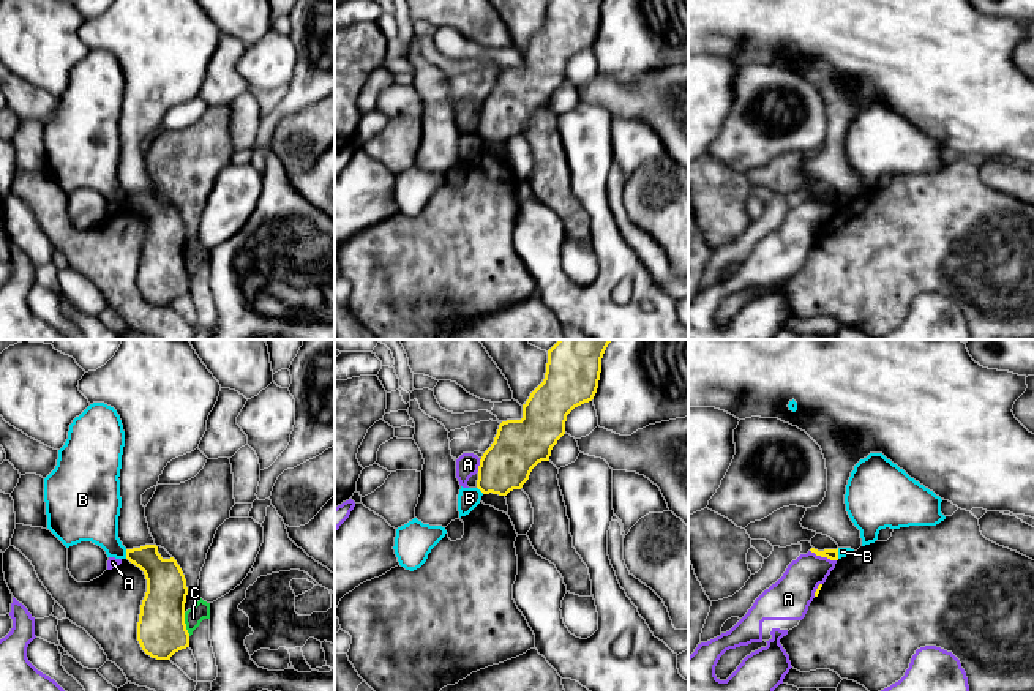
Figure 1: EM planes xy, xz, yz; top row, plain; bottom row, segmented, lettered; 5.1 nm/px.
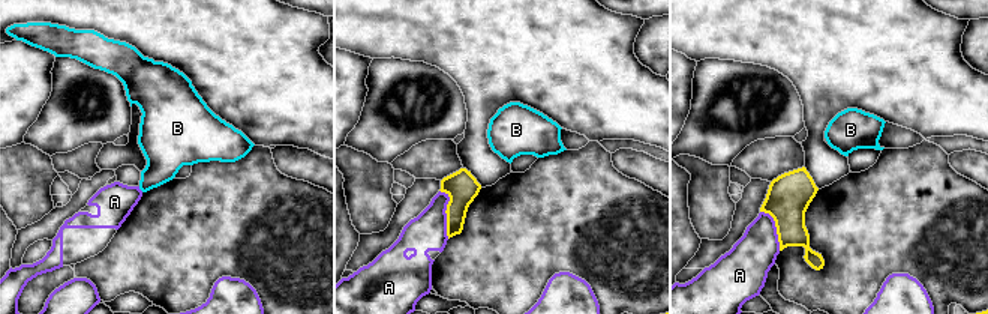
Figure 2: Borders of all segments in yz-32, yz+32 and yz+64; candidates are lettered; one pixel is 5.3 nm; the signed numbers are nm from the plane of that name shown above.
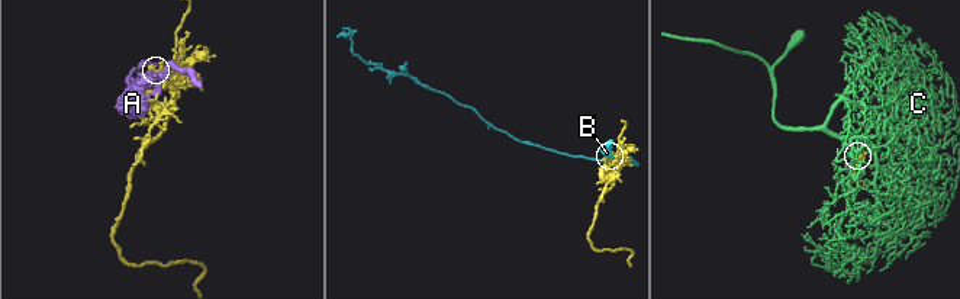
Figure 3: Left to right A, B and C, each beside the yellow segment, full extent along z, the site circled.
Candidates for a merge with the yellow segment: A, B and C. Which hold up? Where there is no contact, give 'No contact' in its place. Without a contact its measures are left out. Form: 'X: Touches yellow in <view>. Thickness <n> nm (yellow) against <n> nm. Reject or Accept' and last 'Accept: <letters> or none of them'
A: Touches yellow in yz. Thickness 60 nm (yellow) against 200 nm. Reject
B: Touches yellow in xy. Thickness 200 nm (yellow) against 240 nm. Reject
C: Touches yellow in xy. Thickness 260 nm (yellow) against 90 nm. Reject
Accept: none of them

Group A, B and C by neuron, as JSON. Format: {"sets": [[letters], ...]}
{"sets": [["A"], ["B"], ["C"]]}

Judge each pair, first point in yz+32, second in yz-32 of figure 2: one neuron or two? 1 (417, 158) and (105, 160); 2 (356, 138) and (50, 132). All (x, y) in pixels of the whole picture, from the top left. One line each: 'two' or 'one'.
1: two
2: one

